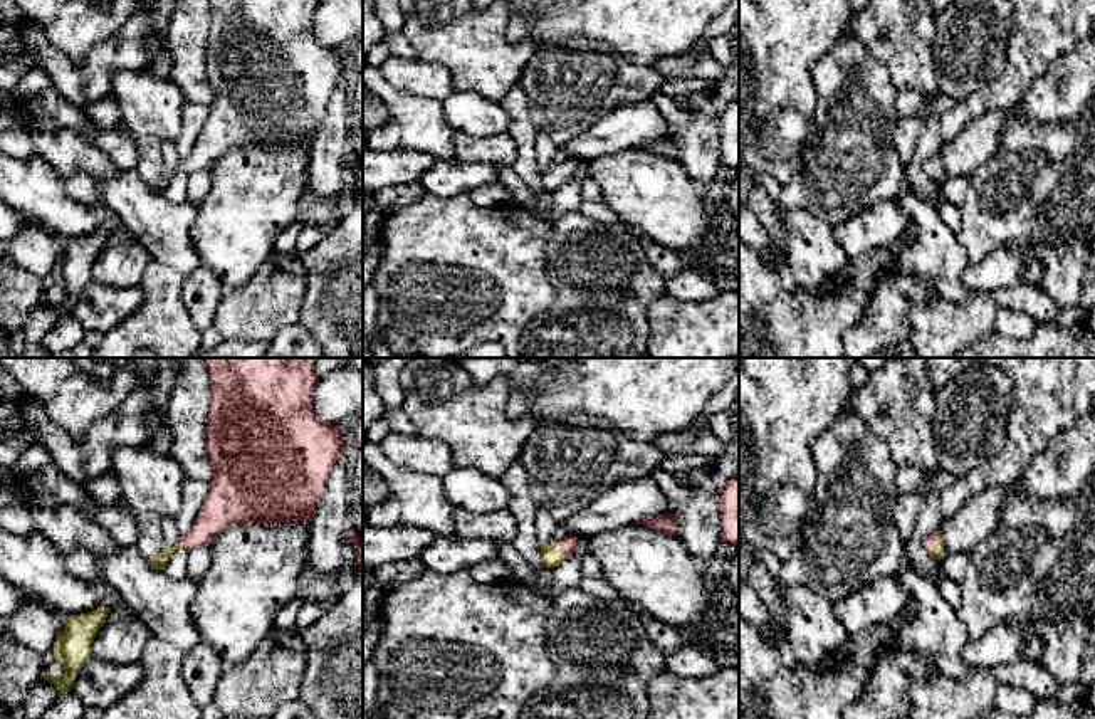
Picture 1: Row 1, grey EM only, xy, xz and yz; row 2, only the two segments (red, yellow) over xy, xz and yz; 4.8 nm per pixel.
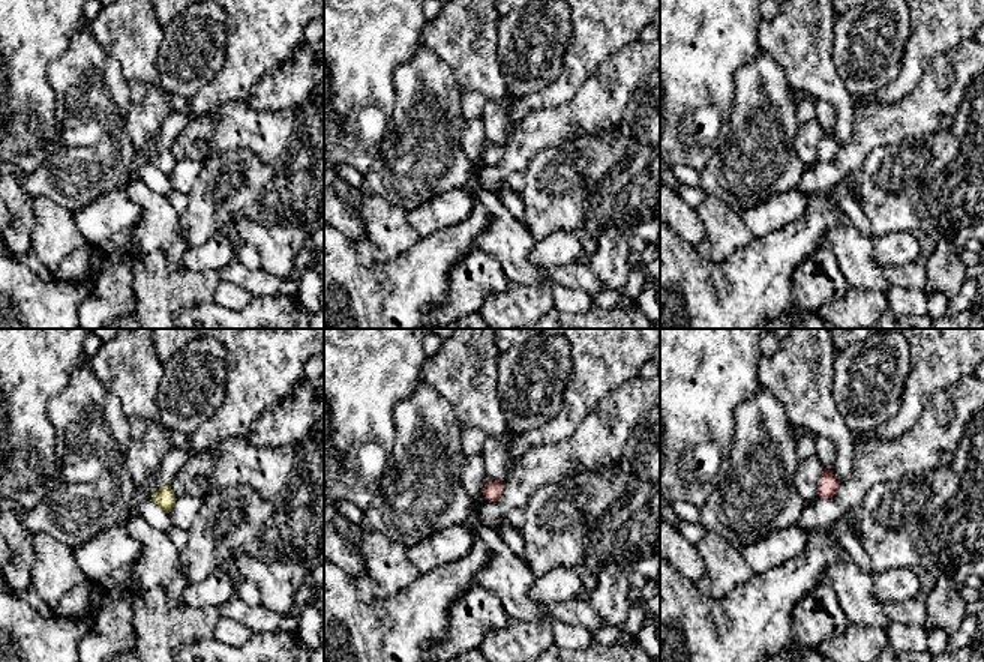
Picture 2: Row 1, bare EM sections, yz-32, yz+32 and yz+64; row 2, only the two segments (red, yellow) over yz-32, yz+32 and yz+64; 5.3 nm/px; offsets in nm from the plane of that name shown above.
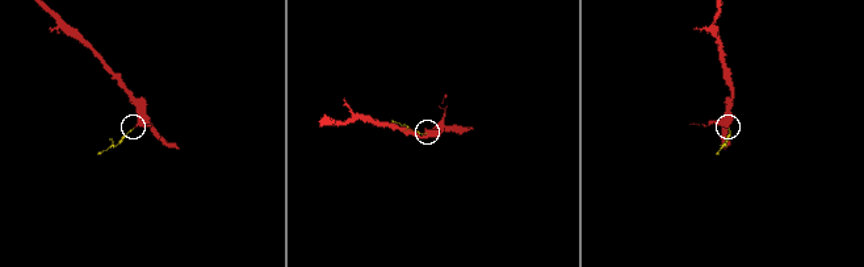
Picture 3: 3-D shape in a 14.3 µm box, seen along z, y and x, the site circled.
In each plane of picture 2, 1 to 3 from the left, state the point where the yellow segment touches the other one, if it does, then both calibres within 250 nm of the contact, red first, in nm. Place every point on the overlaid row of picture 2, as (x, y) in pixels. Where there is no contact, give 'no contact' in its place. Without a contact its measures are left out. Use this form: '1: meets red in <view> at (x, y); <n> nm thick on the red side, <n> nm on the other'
1: no contact
2: meets red in yz+32 at (498, 499); 100 nm thick on the red side, 20 nm on the other
3: no contact

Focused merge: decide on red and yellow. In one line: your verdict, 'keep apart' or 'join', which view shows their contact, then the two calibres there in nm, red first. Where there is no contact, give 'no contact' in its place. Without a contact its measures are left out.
join; contact in yz; calibres 60 and 70 nm

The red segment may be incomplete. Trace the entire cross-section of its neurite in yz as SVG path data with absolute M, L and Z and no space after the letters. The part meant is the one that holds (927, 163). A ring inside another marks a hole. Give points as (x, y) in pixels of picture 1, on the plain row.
M940 153L922 161L922 170L932 183L944 183L944 166L940 161Z

